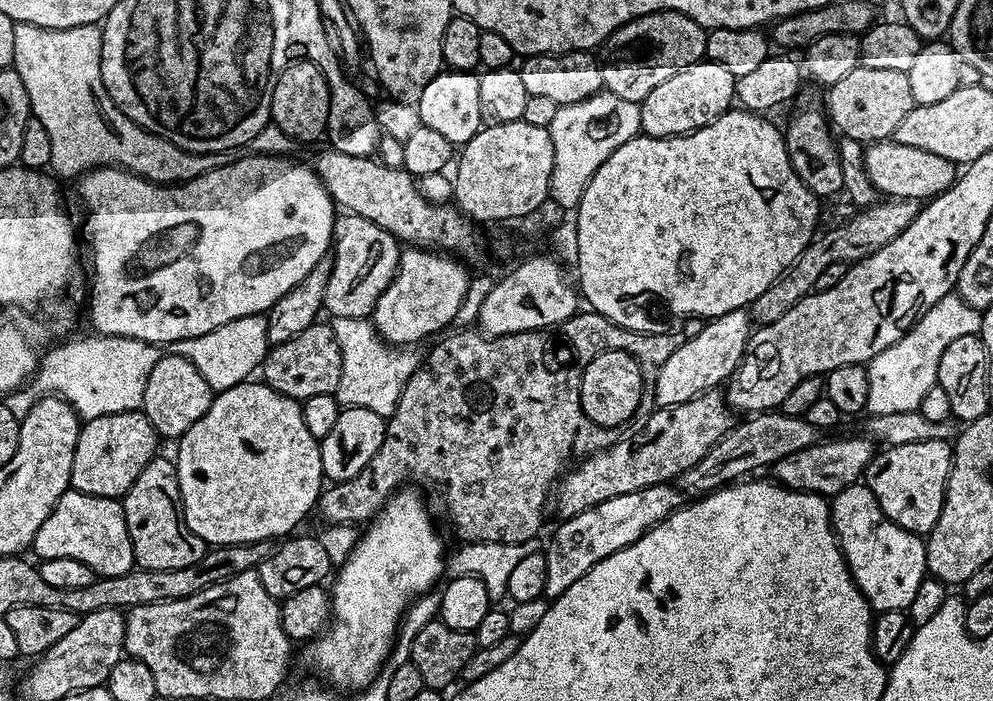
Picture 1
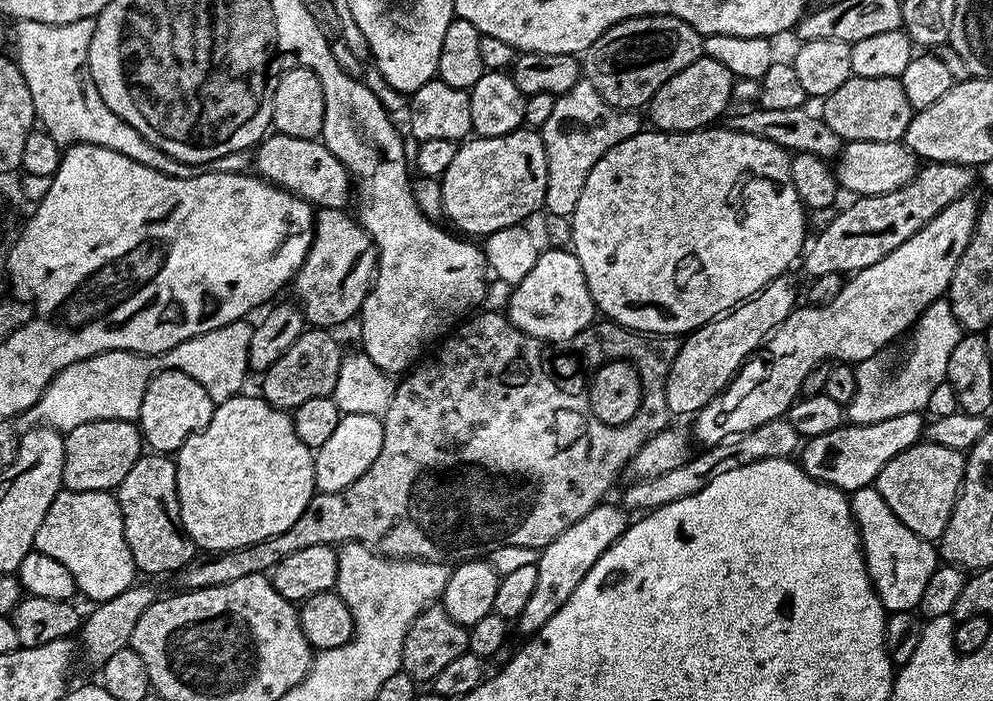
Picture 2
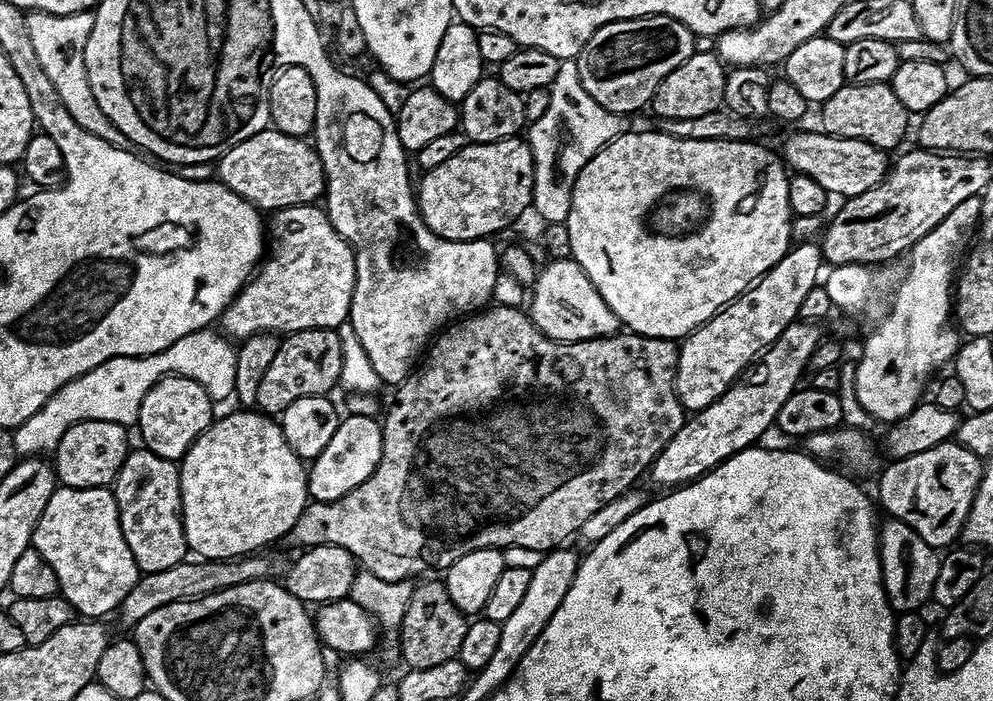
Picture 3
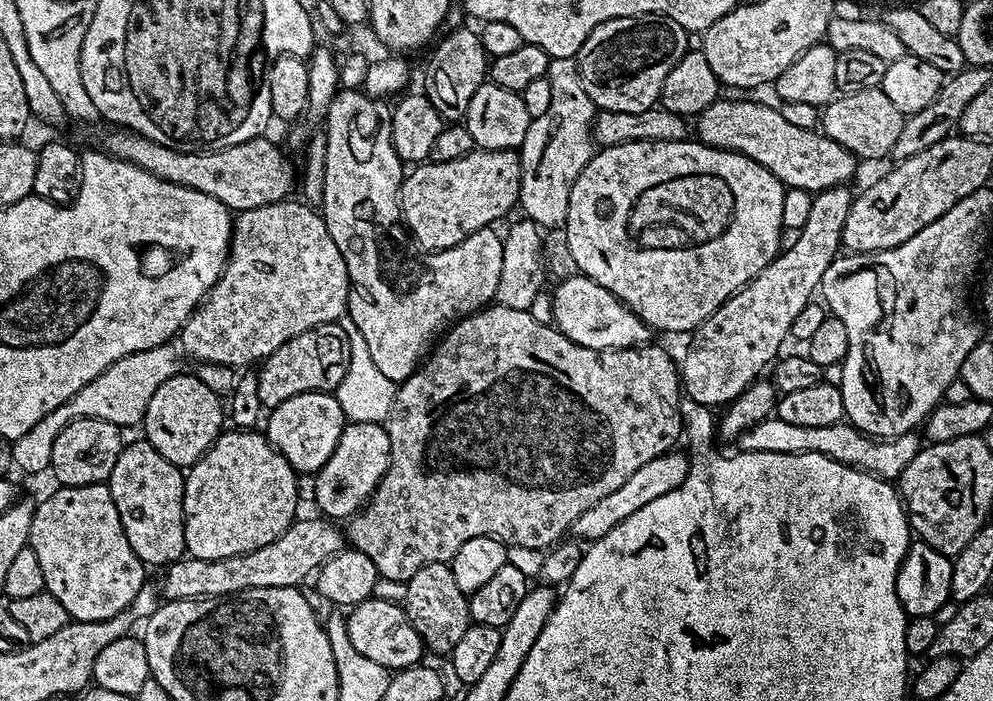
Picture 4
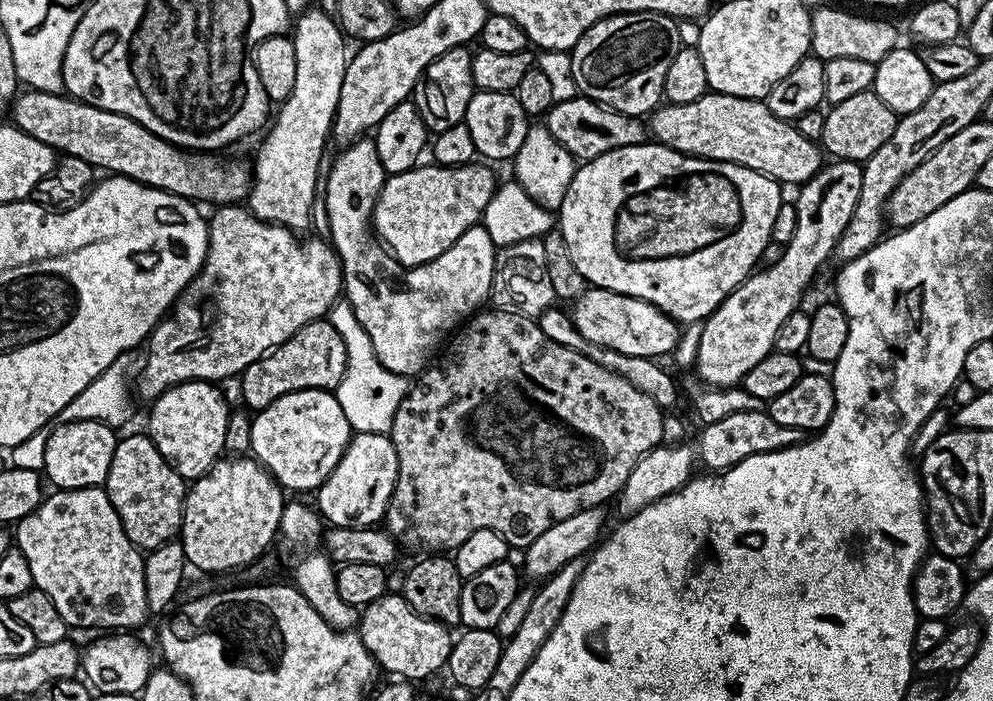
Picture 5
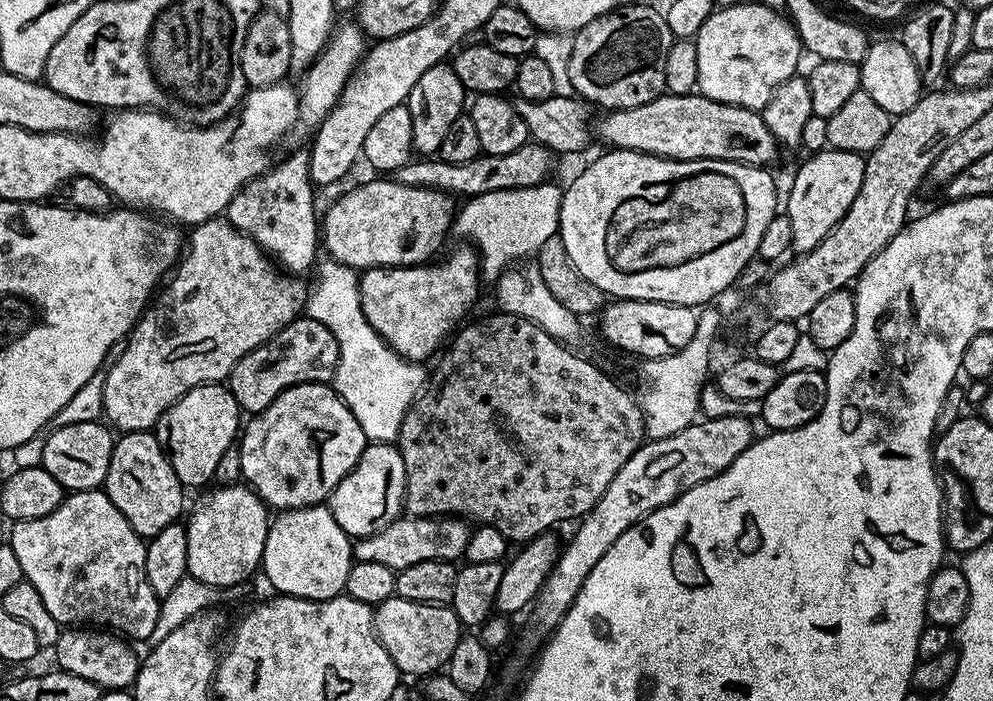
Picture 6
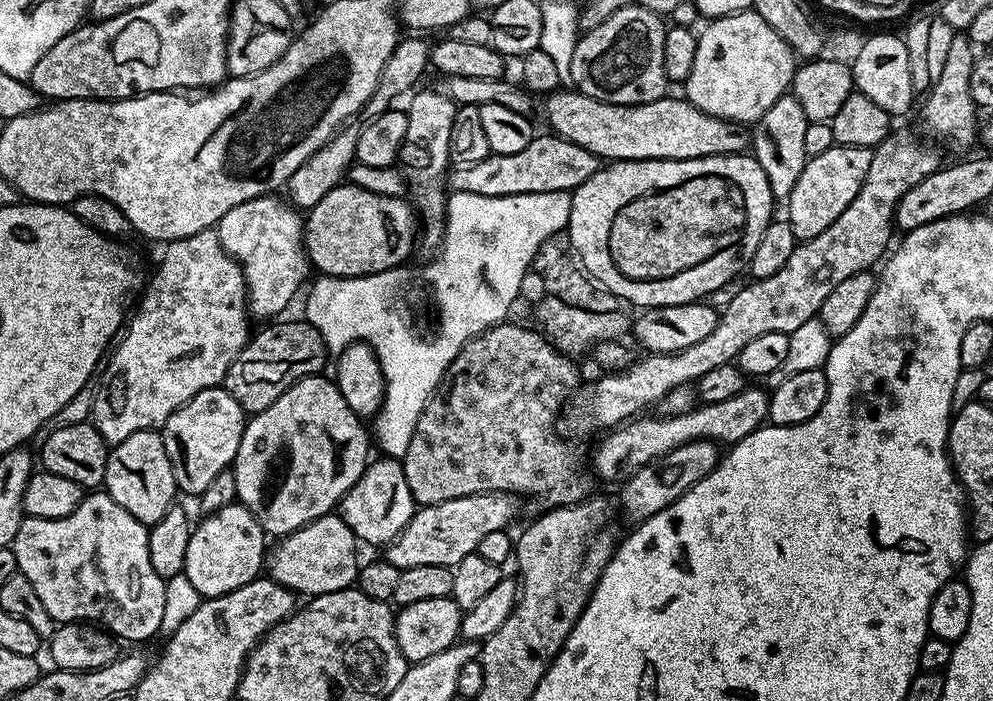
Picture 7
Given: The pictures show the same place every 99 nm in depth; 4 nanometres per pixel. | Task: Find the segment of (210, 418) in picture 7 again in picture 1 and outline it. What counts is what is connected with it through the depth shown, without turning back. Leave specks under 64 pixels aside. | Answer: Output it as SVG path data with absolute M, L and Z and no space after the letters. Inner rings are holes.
M171 354L161 355L160 361L150 370L150 378L146 378L146 394L144 395L143 413L147 420L156 428L157 437L173 436L179 438L210 410L212 397L214 393L212 388L198 374L194 362L190 362L181 356Z

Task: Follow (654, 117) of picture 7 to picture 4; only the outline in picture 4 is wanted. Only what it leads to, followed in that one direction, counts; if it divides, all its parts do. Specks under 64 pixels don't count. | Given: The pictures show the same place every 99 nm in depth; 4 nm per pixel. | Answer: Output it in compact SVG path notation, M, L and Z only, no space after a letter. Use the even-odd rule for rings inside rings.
M716 100L695 117L695 139L711 148L737 152L770 170L774 178L789 188L801 188L813 194L828 188L844 186L856 172L857 157L838 146L823 131L799 128L782 118L779 107L759 104L756 100Z

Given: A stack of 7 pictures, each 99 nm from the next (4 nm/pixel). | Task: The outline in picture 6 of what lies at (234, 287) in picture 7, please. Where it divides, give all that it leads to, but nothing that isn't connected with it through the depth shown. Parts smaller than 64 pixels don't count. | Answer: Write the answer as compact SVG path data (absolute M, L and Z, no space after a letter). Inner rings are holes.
M223 215L195 225L189 232L192 233L189 236L187 233L186 247L171 273L172 285L168 292L161 291L149 303L139 324L132 329L126 343L119 349L120 357L116 361L113 359L112 369L110 364L103 373L102 416L117 433L155 429L161 414L175 400L182 398L182 394L199 384L227 381L228 375L242 357L297 319L308 303L309 285L304 285L299 275L281 271L263 248L239 232Z

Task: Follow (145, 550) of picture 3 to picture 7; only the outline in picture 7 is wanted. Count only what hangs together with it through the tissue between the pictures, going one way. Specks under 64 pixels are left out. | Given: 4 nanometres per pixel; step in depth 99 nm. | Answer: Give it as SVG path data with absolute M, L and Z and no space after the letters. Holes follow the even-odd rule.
M156 430L135 432L126 438L126 442L111 445L102 488L110 498L114 498L114 502L118 502L118 506L122 506L122 510L134 514L138 522L146 526L157 524L174 507L175 500L172 499L178 496L163 435Z

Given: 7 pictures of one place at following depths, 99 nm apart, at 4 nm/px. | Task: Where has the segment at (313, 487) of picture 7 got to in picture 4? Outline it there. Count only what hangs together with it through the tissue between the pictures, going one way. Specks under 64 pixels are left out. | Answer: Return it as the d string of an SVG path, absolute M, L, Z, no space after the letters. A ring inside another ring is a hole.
M307 392L306 394L298 394L294 398L286 398L286 402L282 402L267 413L266 424L267 420L268 441L278 449L282 458L286 458L286 462L290 462L290 466L297 474L304 474L304 472L315 474L320 471L322 466L326 466L330 454L334 454L334 446L338 446L338 438L346 423L342 406L331 392Z

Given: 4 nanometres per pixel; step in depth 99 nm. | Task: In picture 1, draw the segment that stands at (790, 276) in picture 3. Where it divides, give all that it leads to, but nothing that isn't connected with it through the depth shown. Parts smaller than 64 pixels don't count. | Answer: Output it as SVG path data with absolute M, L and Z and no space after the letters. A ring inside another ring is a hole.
M739 308L730 314L709 319L705 324L708 325L698 329L689 340L681 339L678 350L674 350L674 354L670 354L666 362L662 362L656 379L656 403L659 407L678 406L682 402L690 402L704 392L719 389L740 367L749 335L754 328L749 313Z

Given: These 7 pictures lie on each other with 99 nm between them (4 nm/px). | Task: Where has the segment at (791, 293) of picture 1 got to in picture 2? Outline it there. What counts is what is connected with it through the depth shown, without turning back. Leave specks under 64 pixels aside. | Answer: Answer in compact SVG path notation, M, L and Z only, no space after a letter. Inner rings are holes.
M925 163L917 167L916 176L906 186L898 190L890 190L890 194L878 194L877 196L862 196L853 199L853 204L849 208L844 208L816 237L807 241L806 247L802 253L802 265L808 278L815 278L822 274L855 274L863 270L866 266L874 266L890 250L902 246L906 238L913 236L918 229L926 226L934 214L946 210L950 202L954 202L958 197L965 195L972 184L973 169L966 164L933 164Z

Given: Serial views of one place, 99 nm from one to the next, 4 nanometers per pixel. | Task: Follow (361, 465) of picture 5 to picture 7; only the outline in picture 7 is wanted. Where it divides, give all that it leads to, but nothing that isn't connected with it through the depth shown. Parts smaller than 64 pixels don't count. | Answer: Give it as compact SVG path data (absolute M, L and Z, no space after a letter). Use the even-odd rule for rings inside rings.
M396 458L373 459L364 473L350 486L350 490L340 499L338 515L355 534L357 541L386 546L410 522L417 510L417 503L406 486L403 463Z

